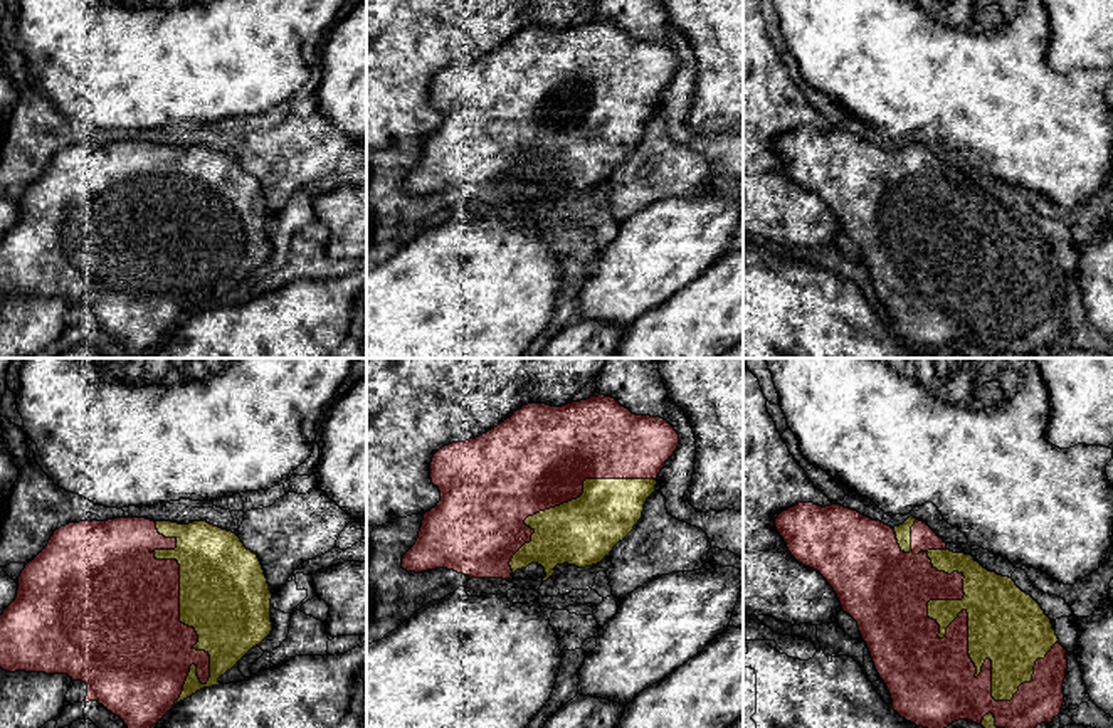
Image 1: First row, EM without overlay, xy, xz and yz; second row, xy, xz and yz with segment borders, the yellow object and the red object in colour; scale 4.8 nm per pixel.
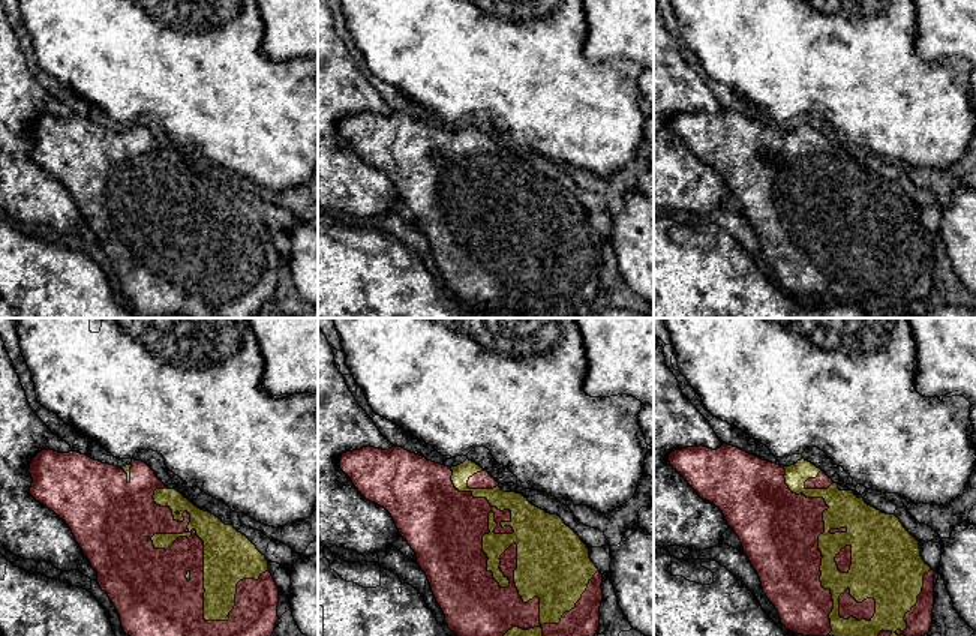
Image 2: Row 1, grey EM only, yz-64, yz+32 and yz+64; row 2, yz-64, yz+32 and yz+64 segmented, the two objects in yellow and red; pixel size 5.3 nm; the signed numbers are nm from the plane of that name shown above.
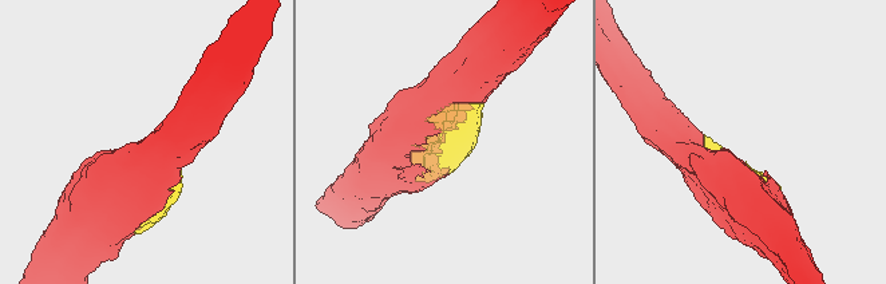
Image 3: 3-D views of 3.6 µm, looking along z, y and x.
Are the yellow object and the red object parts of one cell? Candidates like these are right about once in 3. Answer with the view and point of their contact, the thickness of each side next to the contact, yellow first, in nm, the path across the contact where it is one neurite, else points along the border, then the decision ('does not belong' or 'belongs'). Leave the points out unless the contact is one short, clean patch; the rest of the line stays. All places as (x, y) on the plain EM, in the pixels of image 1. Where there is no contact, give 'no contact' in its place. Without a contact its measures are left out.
contact yz (947, 249); calibres 300 and 380 nm; belongs

